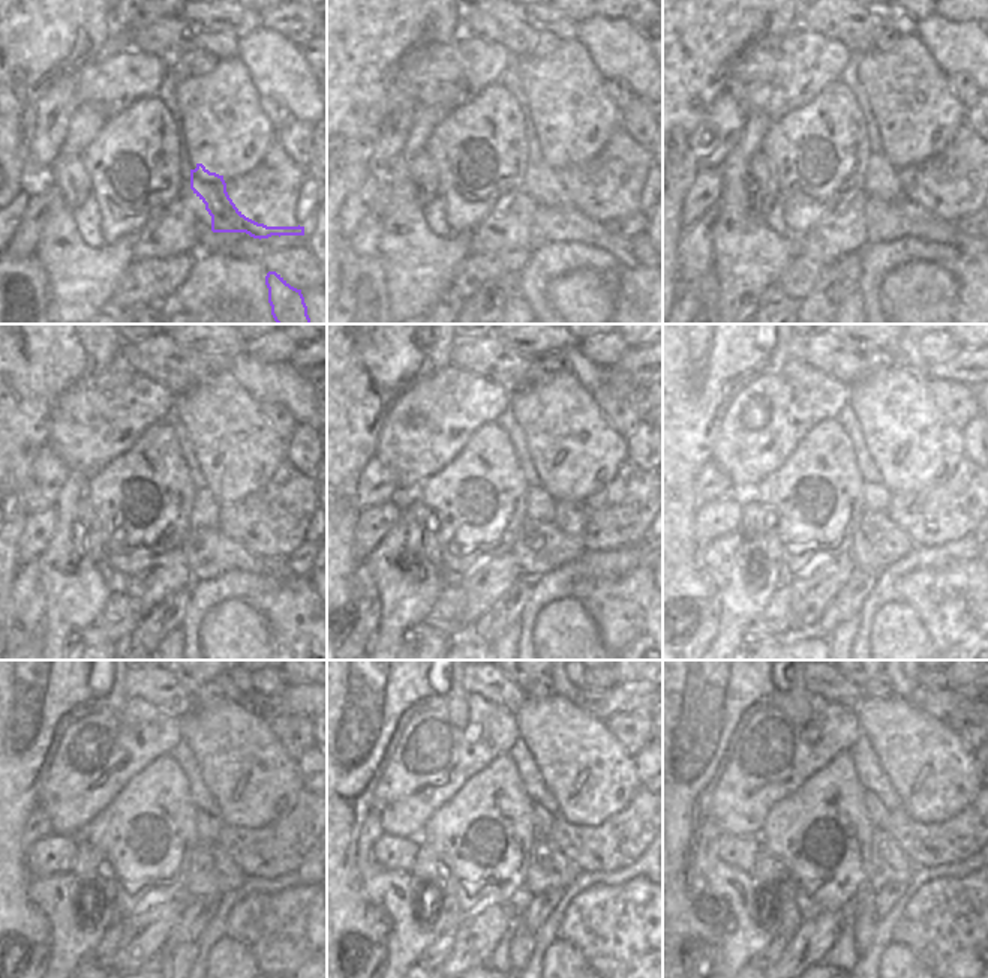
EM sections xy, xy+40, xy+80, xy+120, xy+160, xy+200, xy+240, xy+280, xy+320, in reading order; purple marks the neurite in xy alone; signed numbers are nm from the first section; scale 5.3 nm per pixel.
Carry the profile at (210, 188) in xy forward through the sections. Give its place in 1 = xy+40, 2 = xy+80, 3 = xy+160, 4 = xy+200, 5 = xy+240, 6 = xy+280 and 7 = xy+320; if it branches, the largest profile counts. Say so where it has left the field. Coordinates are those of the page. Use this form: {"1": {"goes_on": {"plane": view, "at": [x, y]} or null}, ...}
{"1": {"goes_on": {"plane": "xy+40", "at": [541, 182]}}, "2": {"goes_on": {"plane": "xy+80", "at": [880, 180]}}, "3": {"goes_on": {"plane": "xy+160", "at": [540, 506]}}, "4": {"goes_on": {"plane": "xy+200", "at": [876, 497]}}, "5": {"goes_on": {"plane": "xy+240", "at": [207, 825]}}, "6": {"goes_on": {"plane": "xy+280", "at": [541, 819]}}, "7": {"goes_on": {"plane": "xy+320", "at": [877, 812]}}}

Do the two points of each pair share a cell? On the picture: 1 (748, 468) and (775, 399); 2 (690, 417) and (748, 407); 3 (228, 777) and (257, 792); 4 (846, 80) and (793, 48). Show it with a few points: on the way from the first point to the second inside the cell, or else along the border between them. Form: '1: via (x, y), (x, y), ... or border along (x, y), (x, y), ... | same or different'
1: via (748, 452), (750, 444), (768, 426), (772, 416) | same
2: border along (745, 383), (730, 399), (721, 417), (715, 446) | different
3: via (240, 767), (251, 767), (254, 780) | same
4: border along (850, 56), (837, 78) | different

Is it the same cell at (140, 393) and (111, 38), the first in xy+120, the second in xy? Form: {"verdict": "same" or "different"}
{"verdict": "different"}

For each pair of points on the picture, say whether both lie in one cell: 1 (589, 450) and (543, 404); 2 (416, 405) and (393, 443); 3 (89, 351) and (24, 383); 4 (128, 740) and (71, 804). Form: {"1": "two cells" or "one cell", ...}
{"1": "one cell", "2": "one cell", "3": "one cell", "4": "one cell"}

